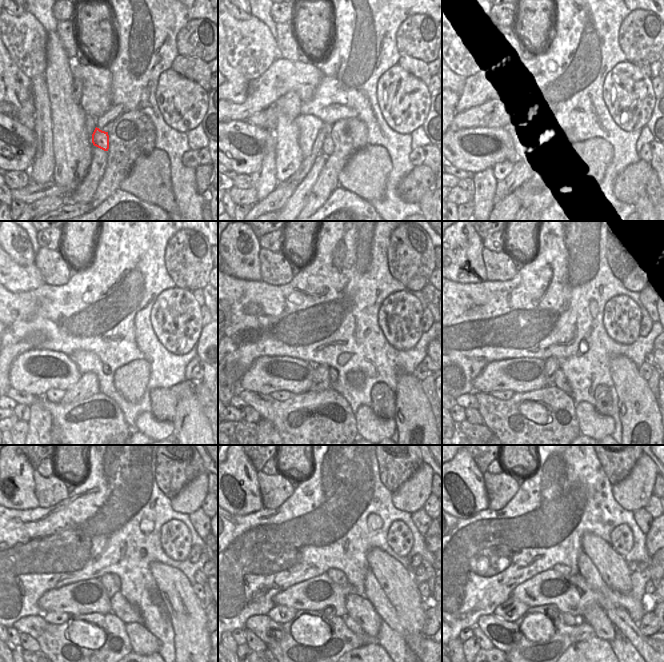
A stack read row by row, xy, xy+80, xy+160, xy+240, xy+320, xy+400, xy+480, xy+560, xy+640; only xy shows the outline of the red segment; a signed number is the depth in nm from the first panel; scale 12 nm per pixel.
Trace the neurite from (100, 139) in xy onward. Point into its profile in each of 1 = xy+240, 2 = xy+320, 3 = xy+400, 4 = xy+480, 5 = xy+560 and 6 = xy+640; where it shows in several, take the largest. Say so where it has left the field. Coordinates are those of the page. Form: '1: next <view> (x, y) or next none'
1: next xy+240 (106, 368)
2: next xy+320 (333, 374)
3: next xy+400 (560, 382)
4: next xy+480 (121, 607)
5: next xy+560 (359, 608)
6: next xy+640 (593, 614)

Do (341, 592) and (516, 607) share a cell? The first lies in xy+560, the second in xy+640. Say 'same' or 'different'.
different

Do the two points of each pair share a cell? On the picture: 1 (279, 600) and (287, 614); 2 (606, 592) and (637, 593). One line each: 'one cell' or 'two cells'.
1: two cells
2: one cell

